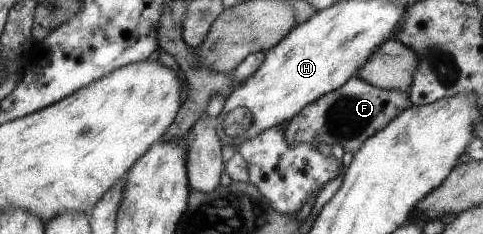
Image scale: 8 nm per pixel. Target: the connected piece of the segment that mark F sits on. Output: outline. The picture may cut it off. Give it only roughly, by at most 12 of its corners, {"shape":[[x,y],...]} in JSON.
{"shape":[[353,75],[288,123],[290,145],[354,155],[412,104]]}

